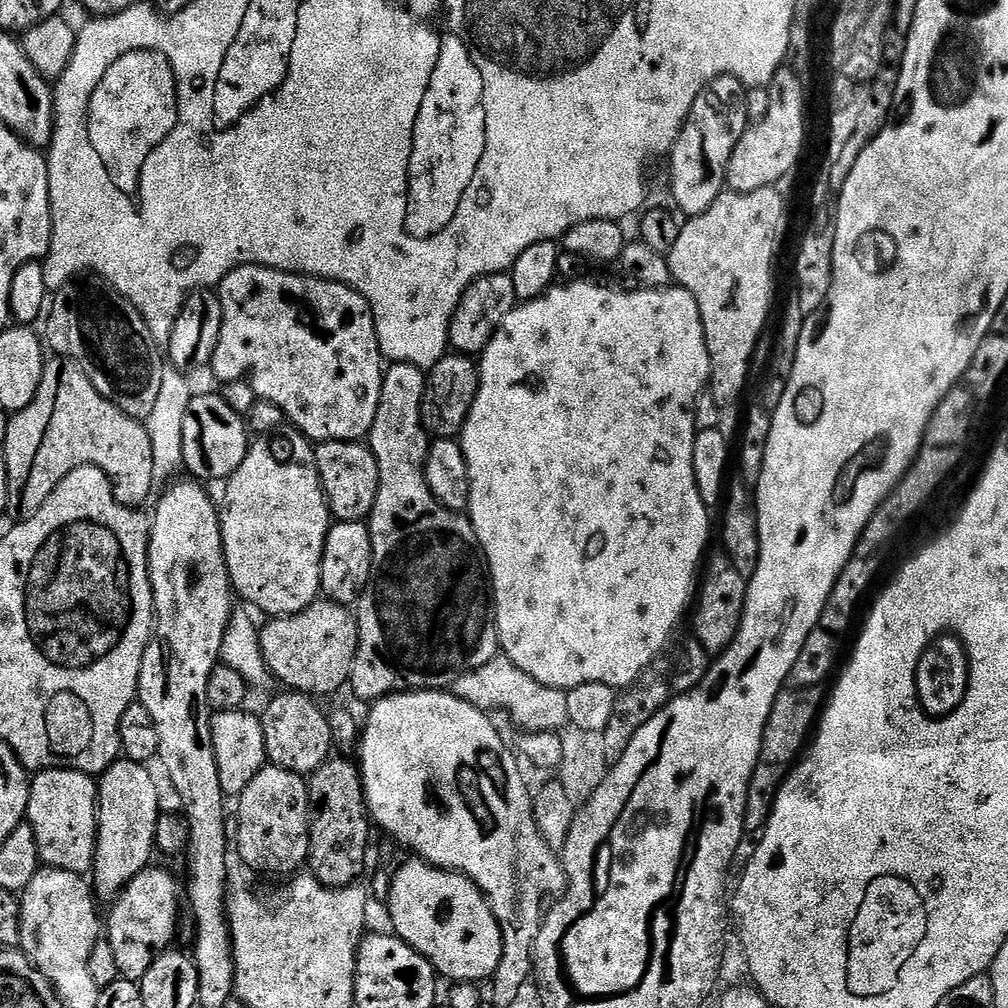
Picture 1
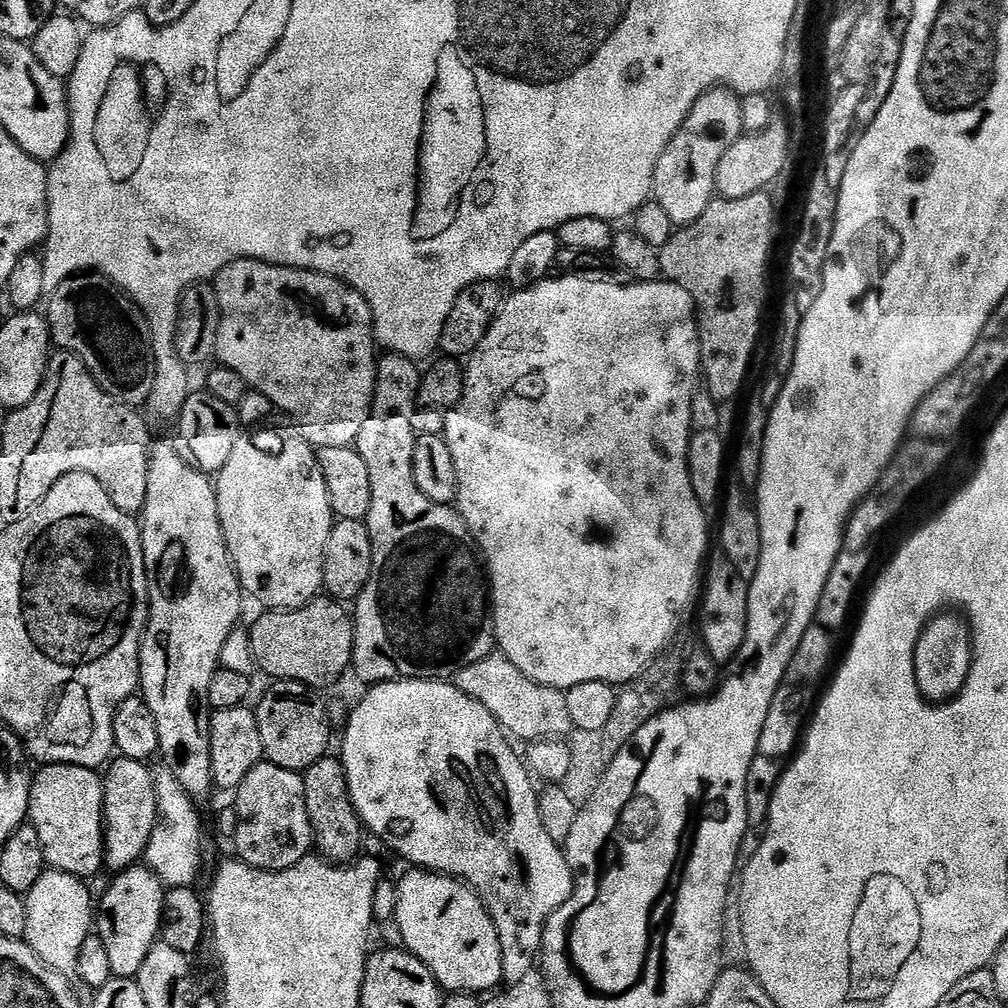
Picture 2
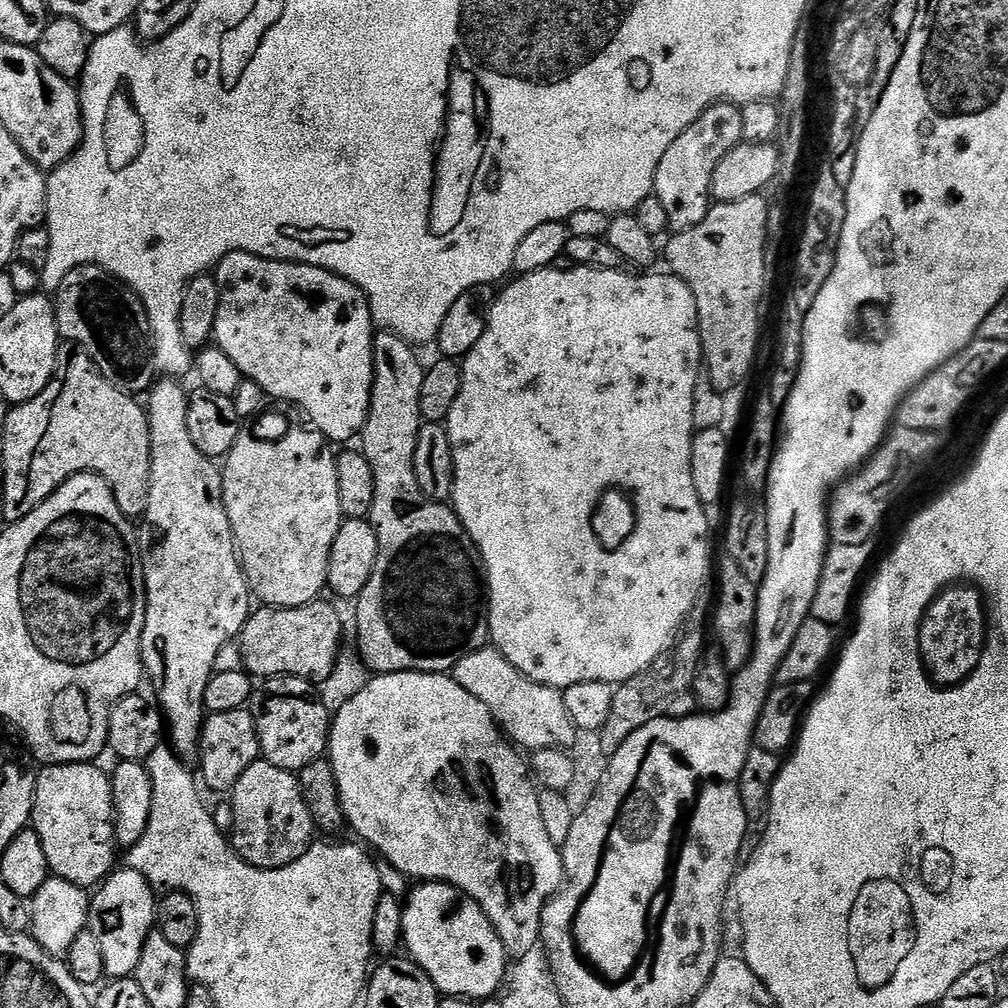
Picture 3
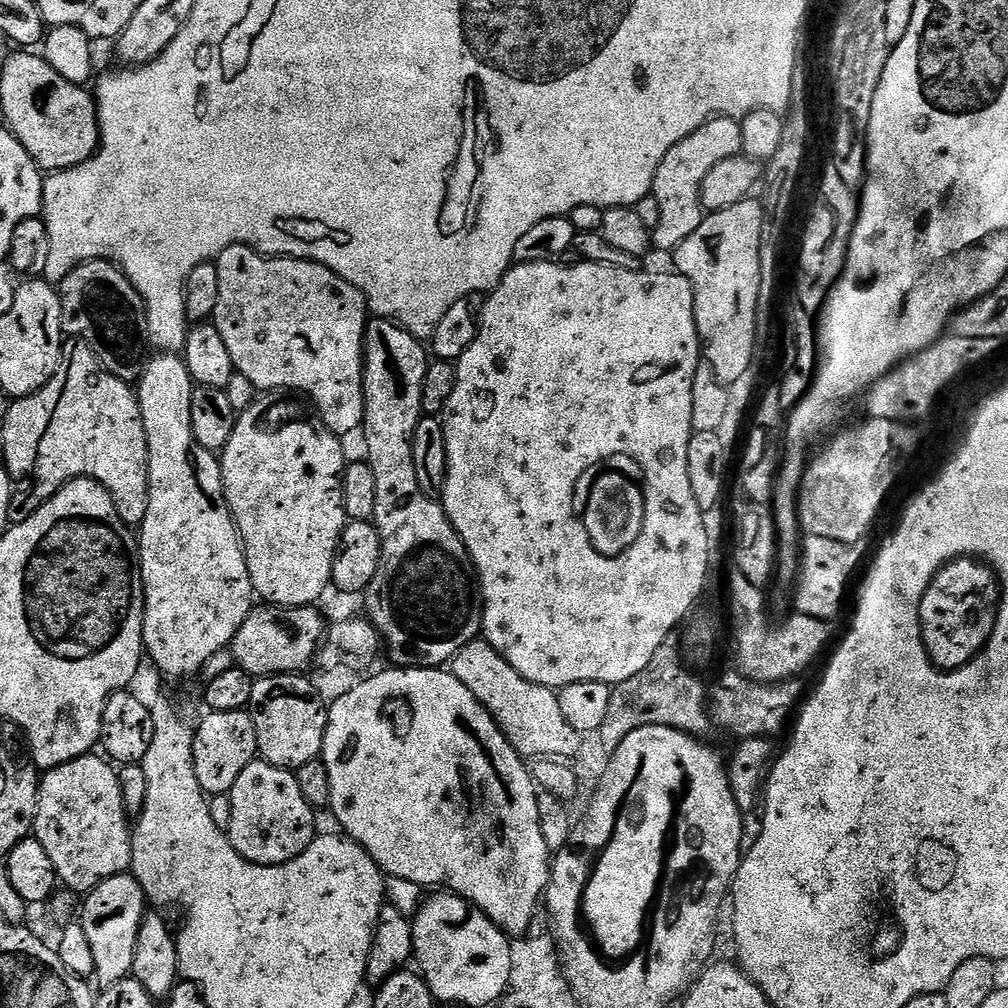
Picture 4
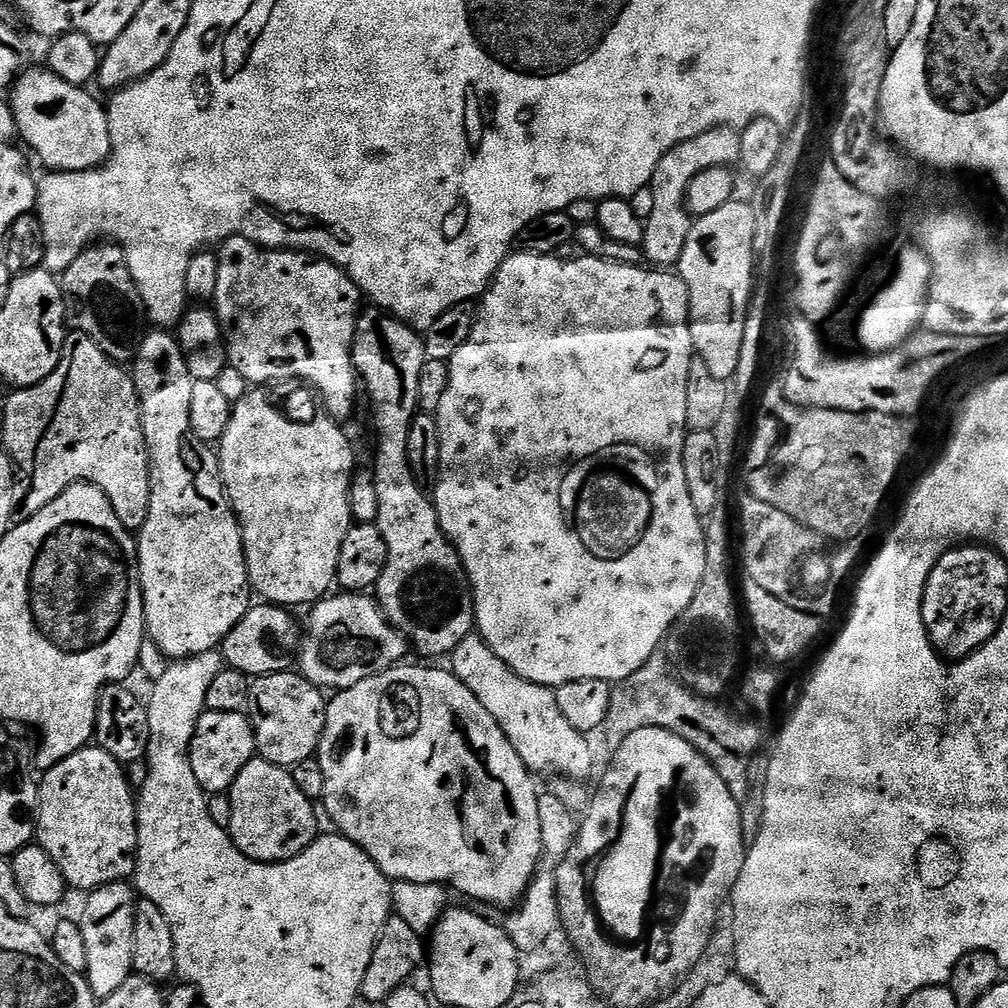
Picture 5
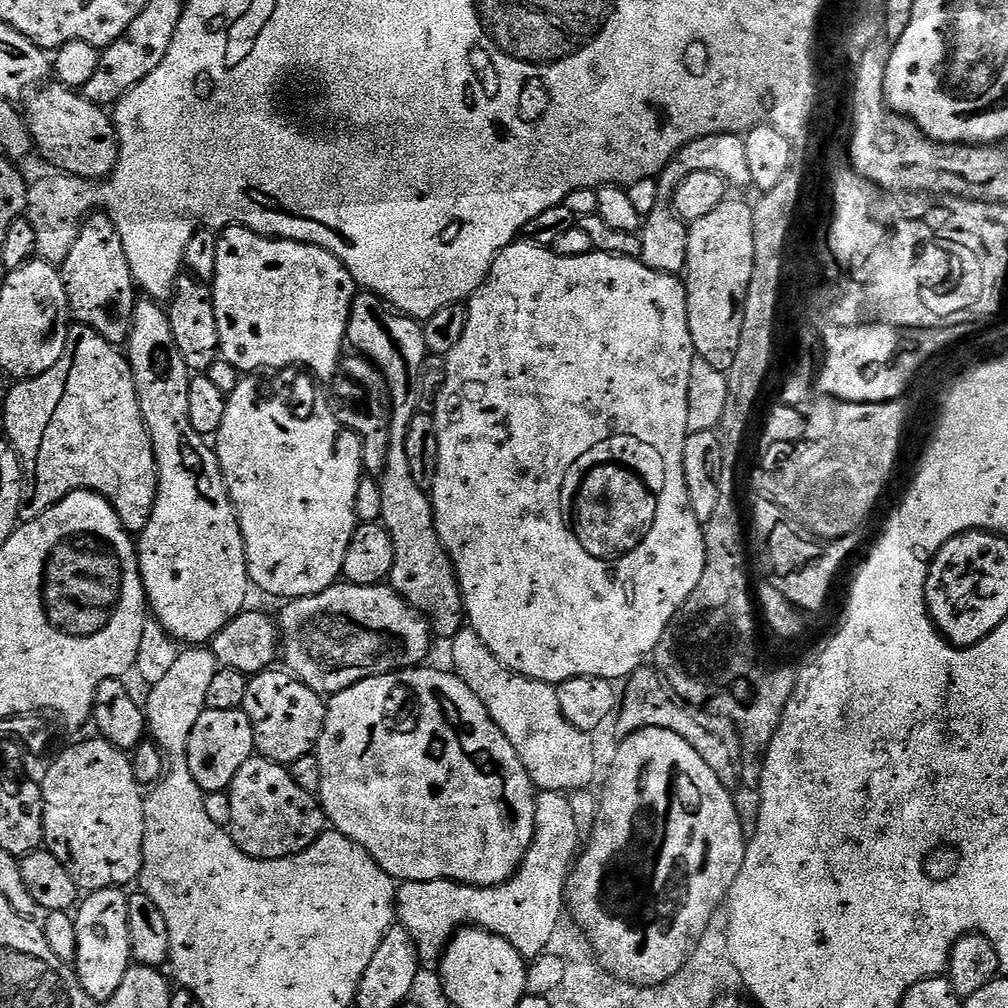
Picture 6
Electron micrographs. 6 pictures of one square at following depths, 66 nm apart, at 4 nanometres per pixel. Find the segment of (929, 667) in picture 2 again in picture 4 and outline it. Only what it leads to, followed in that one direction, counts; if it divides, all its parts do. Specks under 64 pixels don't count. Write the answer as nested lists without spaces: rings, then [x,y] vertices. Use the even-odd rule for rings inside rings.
[[[965,558],[951,560],[932,579],[920,603],[920,637],[933,664],[942,672],[956,672],[980,655],[996,625],[1000,581],[987,564]]]

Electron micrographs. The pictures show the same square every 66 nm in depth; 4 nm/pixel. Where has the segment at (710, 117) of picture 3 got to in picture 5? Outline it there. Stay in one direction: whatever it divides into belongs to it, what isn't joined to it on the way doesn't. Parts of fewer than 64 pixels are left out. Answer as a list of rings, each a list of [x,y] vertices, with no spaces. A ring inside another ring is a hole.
[[[711,128],[706,134],[698,134],[670,150],[658,162],[658,170],[652,175],[651,190],[654,194],[654,210],[644,222],[644,259],[652,266],[679,265],[680,255],[686,246],[688,232],[694,220],[684,199],[686,190],[702,170],[726,168],[740,164],[740,132],[735,128]]]

